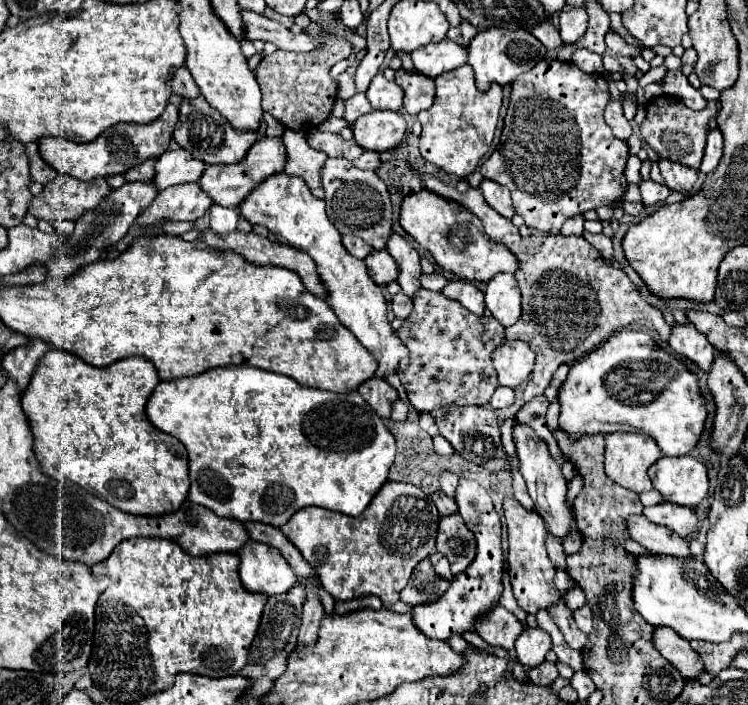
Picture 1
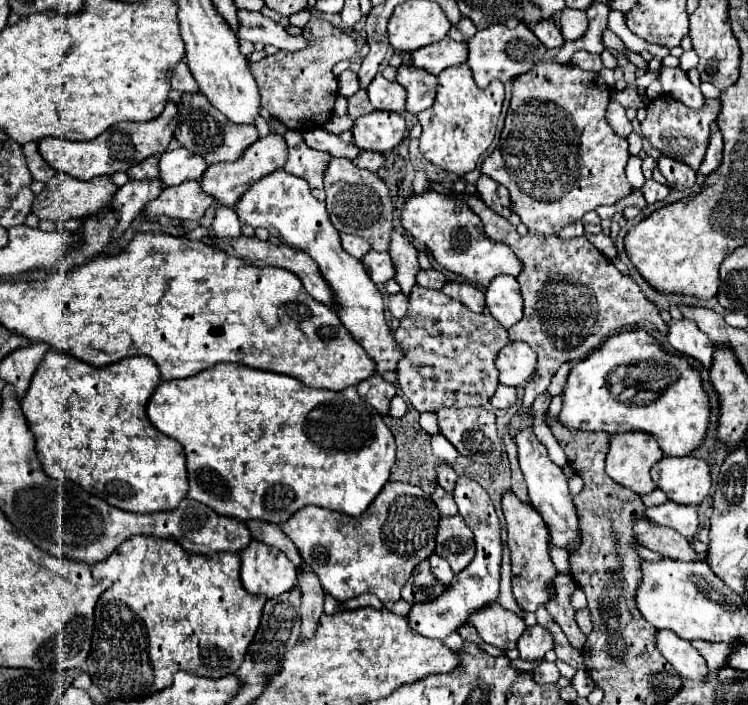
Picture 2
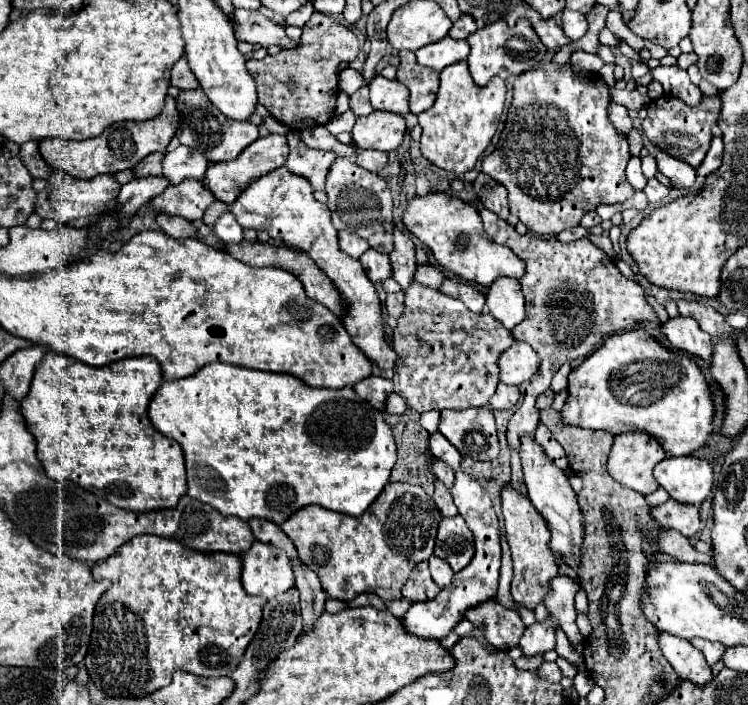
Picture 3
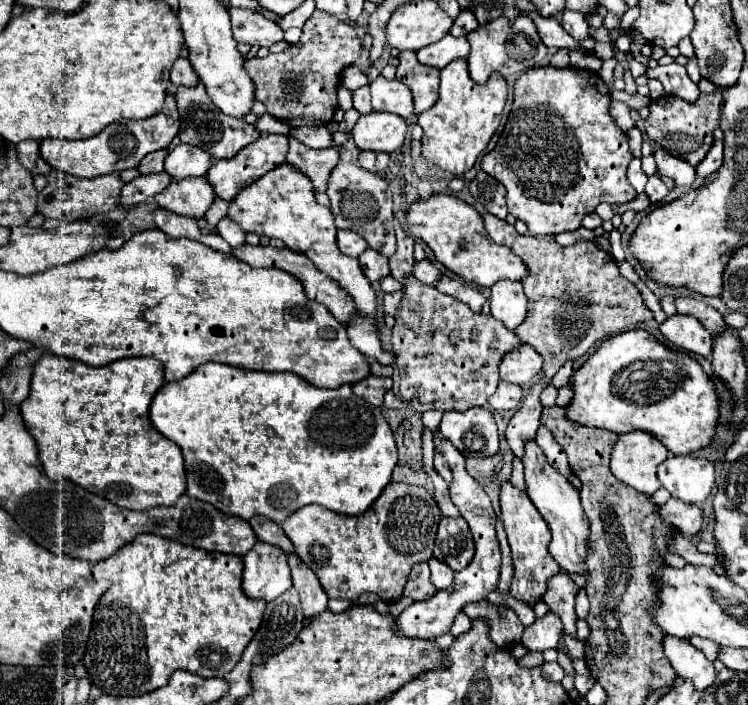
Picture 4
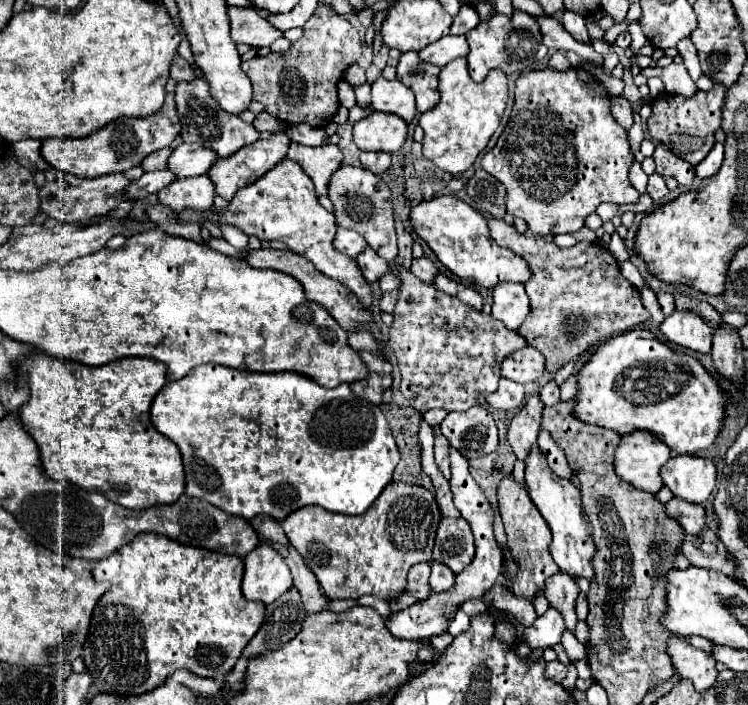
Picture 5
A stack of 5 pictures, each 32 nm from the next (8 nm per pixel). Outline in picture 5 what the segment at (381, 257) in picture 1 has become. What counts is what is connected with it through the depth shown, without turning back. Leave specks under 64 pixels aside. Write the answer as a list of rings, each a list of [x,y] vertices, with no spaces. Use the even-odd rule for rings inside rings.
[[[366,246],[366,248],[358,254],[356,262],[358,262],[358,266],[360,266],[360,270],[362,270],[362,274],[364,274],[364,278],[366,278],[368,282],[376,282],[376,280],[380,280],[384,274],[390,272],[386,260],[382,260],[370,246]]]

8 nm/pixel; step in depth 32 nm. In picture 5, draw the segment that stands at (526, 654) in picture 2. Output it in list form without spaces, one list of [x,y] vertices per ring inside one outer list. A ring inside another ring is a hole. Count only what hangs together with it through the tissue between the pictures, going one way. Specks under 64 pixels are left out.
[[[548,608],[548,612],[544,616],[538,616],[536,622],[524,630],[522,640],[532,650],[536,650],[536,648],[546,650],[546,648],[552,648],[560,642],[560,636],[564,634],[564,630],[566,628],[564,628],[562,614],[554,608]]]

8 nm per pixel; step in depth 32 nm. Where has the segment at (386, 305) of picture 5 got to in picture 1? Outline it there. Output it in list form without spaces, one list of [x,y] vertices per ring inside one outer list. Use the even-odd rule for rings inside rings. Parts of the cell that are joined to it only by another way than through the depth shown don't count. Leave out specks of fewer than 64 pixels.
[[[400,292],[400,294],[392,296],[392,302],[390,302],[390,306],[392,306],[392,312],[394,312],[394,316],[398,316],[398,318],[406,320],[406,318],[410,316],[410,312],[412,312],[412,298]]]

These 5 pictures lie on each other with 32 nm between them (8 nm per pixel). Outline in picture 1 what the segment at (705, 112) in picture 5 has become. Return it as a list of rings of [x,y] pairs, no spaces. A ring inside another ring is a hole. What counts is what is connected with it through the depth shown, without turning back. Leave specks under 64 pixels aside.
[[[668,96],[660,98],[660,102],[652,102],[646,108],[646,120],[640,126],[642,138],[644,142],[662,158],[672,160],[672,162],[680,162],[688,168],[698,170],[700,162],[702,162],[702,154],[704,154],[704,146],[706,146],[706,130],[708,130],[708,122],[710,118],[718,112],[716,102],[708,102],[704,112],[694,112],[690,108],[686,108],[682,102],[672,102]]]

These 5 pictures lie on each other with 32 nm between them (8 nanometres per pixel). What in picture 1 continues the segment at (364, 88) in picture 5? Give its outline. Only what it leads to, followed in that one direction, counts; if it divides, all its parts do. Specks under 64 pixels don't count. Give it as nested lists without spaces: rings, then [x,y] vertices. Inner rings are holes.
[[[354,94],[350,100],[344,100],[344,114],[342,114],[342,118],[348,120],[350,126],[352,126],[358,116],[362,116],[362,114],[366,114],[370,110],[372,110],[372,106],[368,104],[366,94]]]

